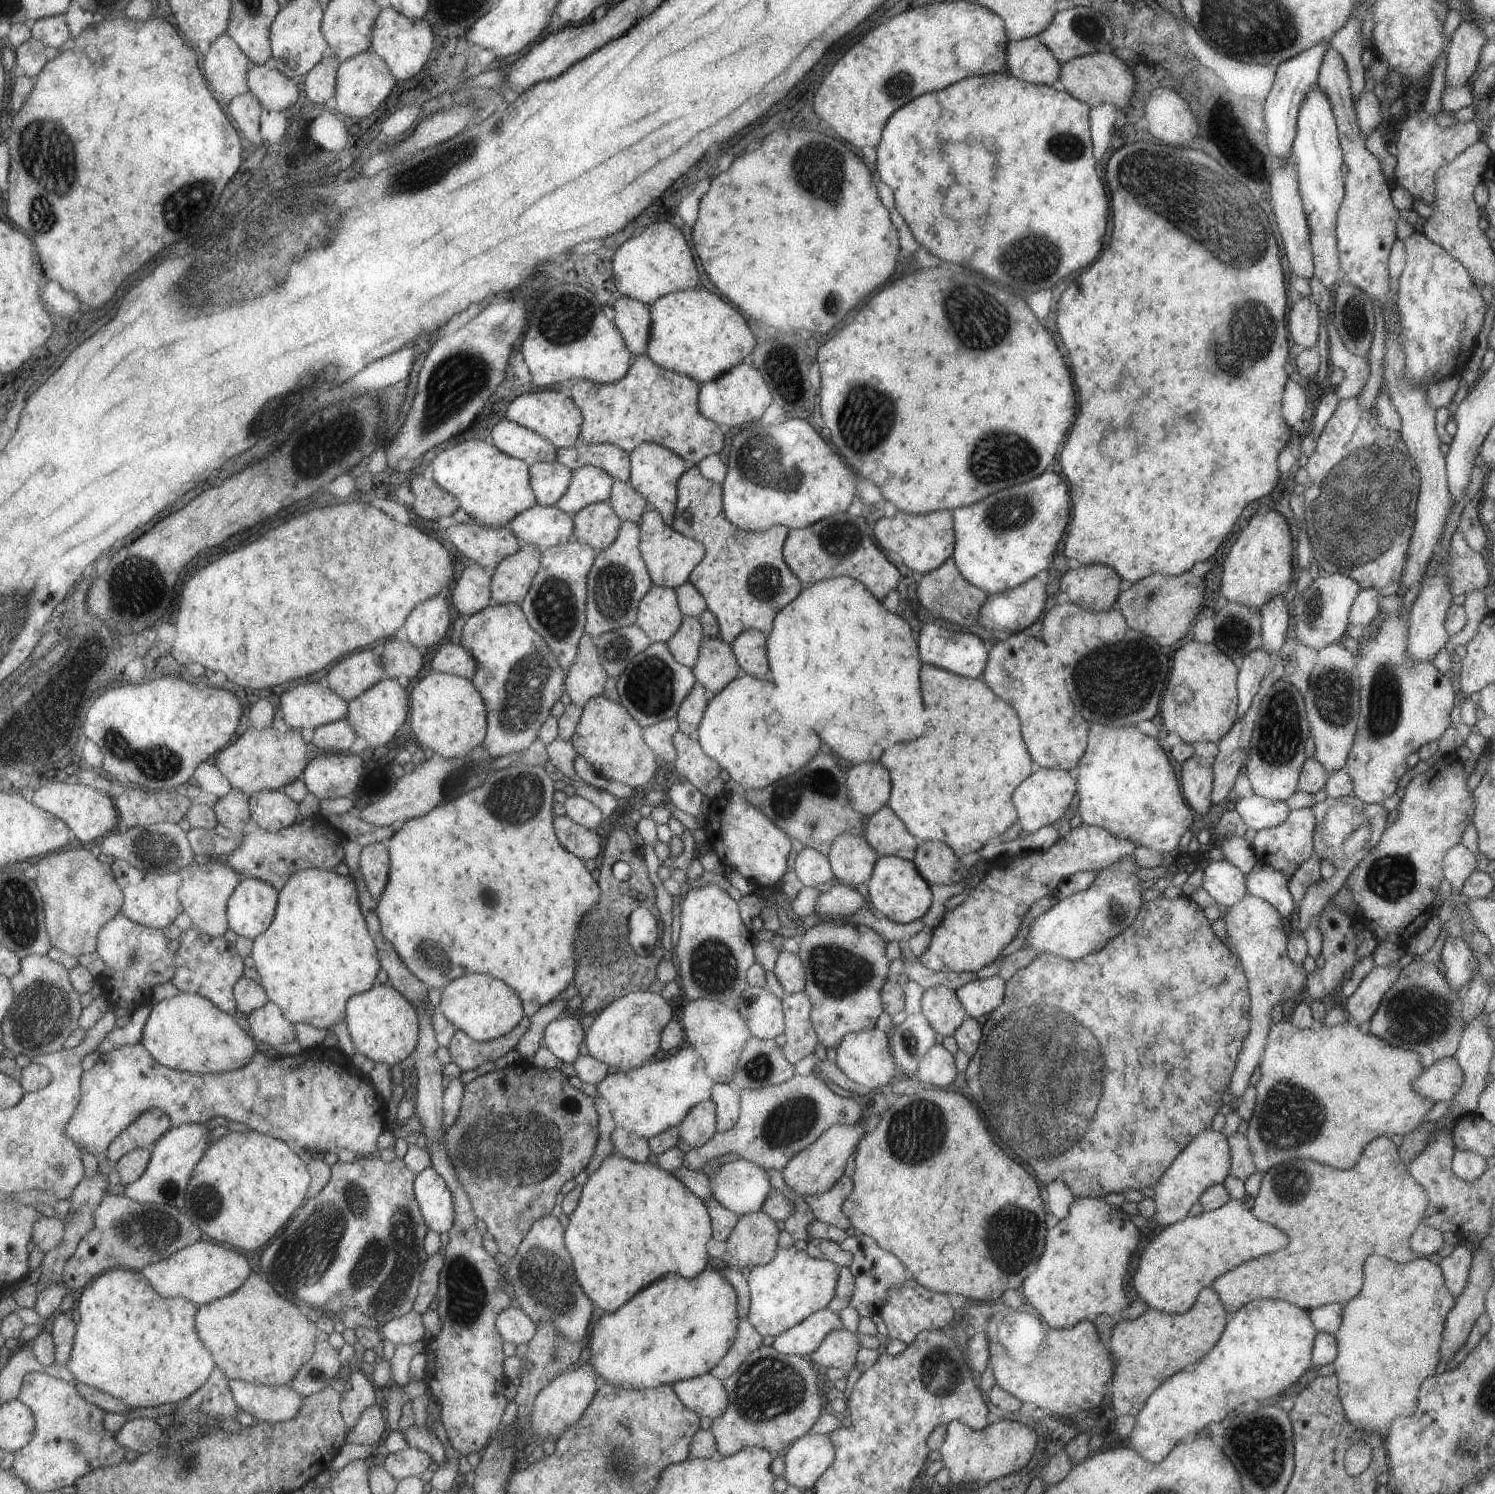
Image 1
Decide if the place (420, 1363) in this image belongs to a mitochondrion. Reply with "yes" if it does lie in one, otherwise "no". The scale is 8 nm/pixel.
no

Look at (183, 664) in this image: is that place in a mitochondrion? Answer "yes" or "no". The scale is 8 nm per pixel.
no

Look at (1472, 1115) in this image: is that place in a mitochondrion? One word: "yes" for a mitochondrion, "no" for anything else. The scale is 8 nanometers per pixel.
no

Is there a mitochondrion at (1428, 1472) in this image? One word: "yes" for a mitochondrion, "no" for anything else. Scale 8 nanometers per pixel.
no

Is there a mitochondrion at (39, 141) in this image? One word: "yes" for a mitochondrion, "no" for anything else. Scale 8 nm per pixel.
yes

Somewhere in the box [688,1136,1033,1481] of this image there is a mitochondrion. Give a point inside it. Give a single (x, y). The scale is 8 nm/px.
(767, 1387)

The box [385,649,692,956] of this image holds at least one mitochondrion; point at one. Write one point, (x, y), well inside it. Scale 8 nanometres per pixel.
(650, 684)

